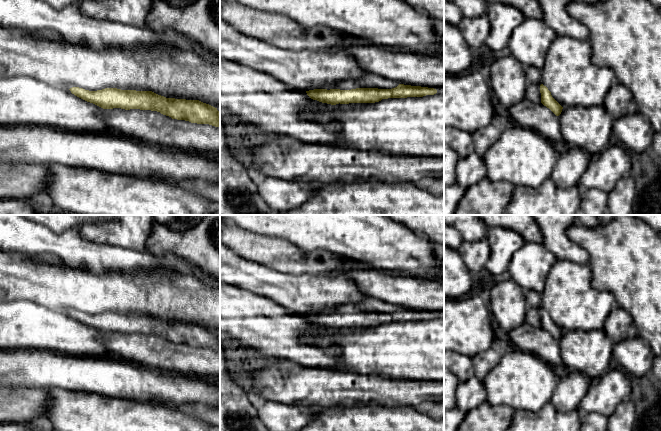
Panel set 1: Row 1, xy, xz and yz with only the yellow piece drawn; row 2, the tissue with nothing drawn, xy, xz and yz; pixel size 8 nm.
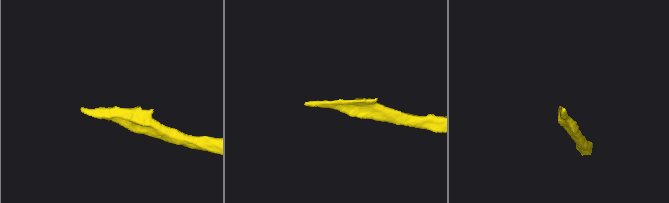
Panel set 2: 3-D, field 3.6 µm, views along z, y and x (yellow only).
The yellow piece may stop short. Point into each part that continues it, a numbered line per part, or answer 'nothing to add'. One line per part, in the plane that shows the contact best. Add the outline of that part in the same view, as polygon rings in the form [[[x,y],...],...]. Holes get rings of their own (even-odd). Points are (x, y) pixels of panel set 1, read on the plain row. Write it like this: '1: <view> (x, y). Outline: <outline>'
1: xz (370, 304). Outline: [[[369,297],[358,304],[347,304],[334,310],[325,310],[323,313],[351,314],[356,312],[392,313],[399,309],[398,306]]]

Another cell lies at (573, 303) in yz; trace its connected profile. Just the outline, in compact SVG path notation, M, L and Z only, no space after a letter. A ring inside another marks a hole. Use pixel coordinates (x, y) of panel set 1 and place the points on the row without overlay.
M557 260L548 272L540 307L548 312L562 331L603 330L607 317L616 307L616 299L611 292L592 286L592 272L588 264Z

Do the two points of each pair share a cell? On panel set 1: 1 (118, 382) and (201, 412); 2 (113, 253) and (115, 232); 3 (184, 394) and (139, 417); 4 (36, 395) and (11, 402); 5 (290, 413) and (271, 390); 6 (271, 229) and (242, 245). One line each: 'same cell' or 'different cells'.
1: different cells
2: different cells
3: different cells
4: same cell
5: different cells
6: different cells

